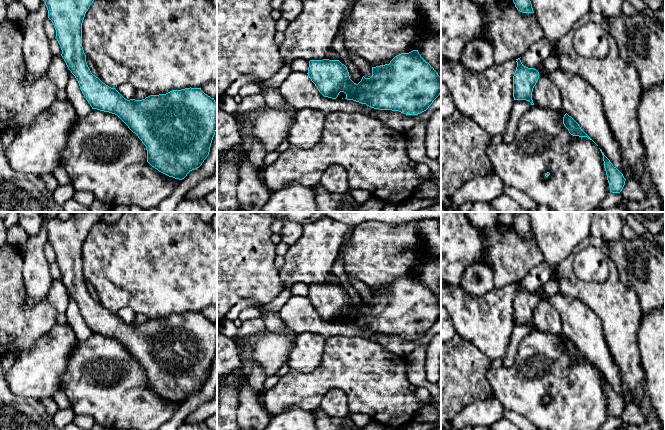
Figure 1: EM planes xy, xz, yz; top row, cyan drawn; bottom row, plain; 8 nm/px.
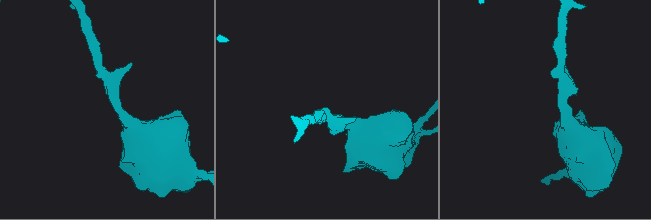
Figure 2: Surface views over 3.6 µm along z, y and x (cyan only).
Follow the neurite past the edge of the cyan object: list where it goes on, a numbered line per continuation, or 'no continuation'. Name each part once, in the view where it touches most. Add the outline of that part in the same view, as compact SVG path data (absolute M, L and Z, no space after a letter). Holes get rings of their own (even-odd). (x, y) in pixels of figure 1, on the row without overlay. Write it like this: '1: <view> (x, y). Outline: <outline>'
no continuation

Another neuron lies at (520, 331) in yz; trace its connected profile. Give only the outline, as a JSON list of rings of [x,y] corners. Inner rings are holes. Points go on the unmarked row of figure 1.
[[[514,324],[511,340],[507,348],[507,353],[503,359],[503,366],[506,368],[511,367],[514,364],[517,349],[520,341],[531,332],[531,327],[526,324]]]

